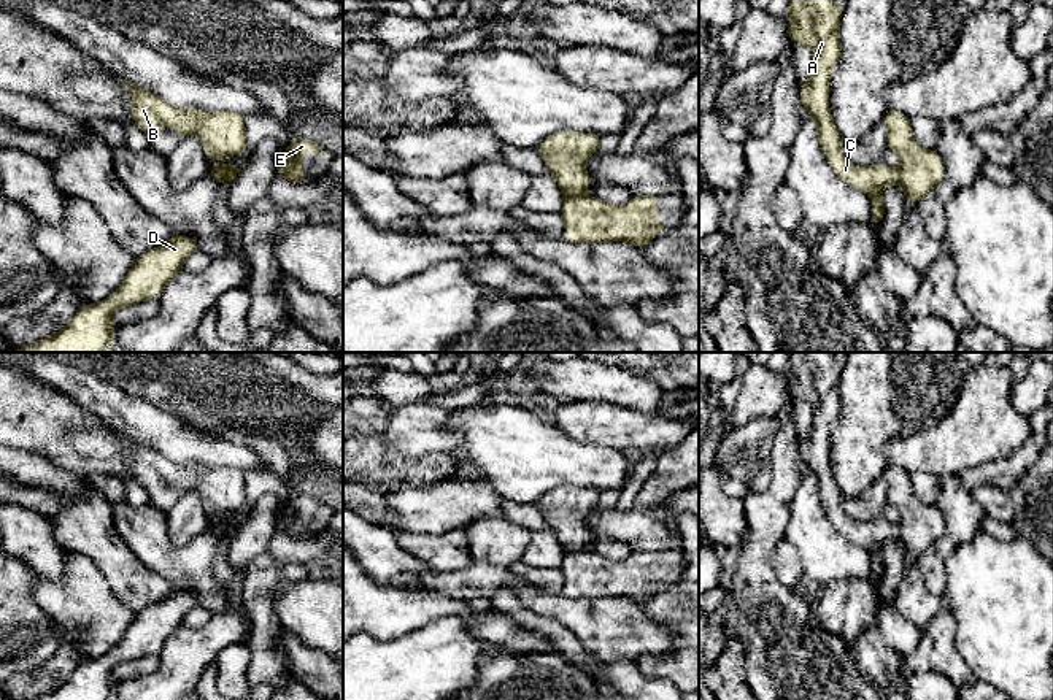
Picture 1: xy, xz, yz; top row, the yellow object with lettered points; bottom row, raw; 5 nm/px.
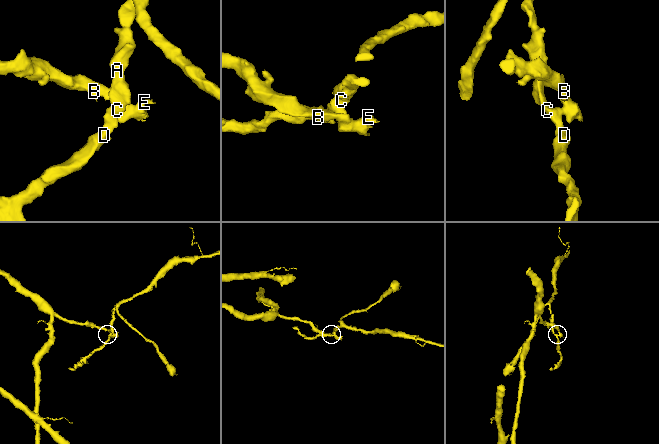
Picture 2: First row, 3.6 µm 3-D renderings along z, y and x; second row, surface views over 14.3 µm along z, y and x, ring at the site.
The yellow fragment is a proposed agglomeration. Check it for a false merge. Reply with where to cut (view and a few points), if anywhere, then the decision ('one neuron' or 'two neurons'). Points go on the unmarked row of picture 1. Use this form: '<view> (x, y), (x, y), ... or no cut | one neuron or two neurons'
xz (578, 550), (564, 553) | two neurons

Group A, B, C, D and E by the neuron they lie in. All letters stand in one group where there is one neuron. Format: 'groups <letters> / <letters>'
groups A C D / B E

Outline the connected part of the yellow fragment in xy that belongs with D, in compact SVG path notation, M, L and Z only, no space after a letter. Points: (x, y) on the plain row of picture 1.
M173 589L162 602L135 613L124 638L102 659L81 660L62 686L33 700L111 700L116 683L113 670L145 656L159 657L164 643L183 627L195 605L191 592Z

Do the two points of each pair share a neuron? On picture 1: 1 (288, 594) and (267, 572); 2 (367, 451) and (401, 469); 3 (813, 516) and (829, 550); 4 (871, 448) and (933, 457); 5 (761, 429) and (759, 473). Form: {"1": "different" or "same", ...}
{"1": "different", "2": "same", "3": "same", "4": "different", "5": "same"}

